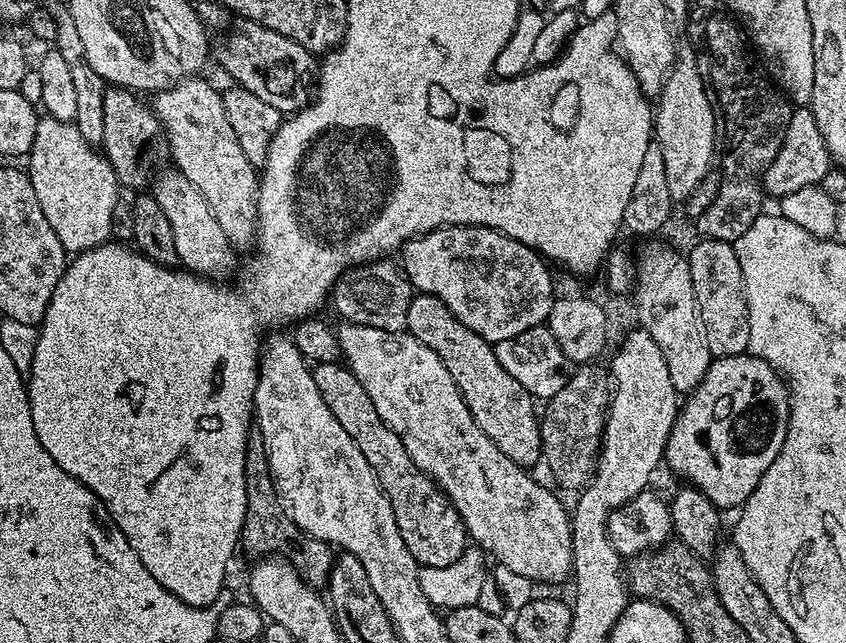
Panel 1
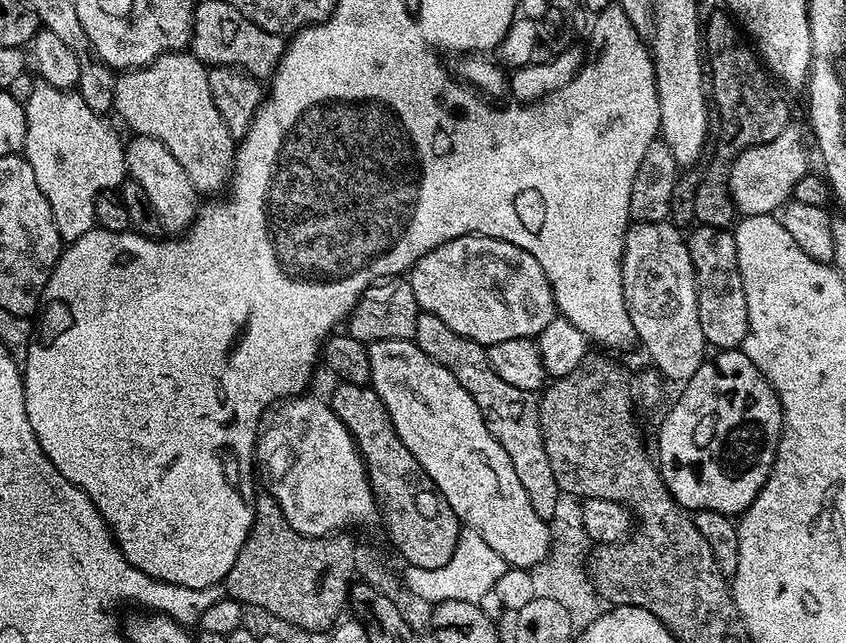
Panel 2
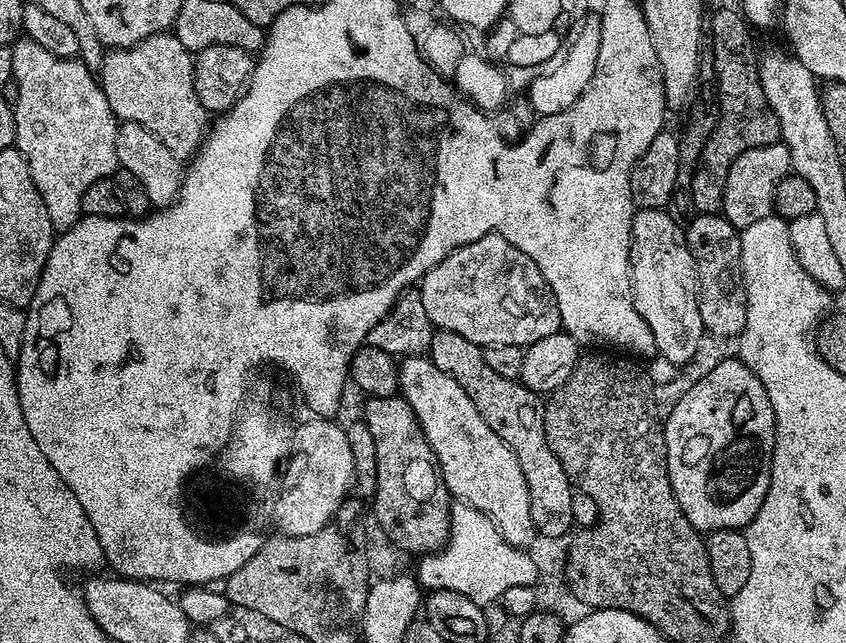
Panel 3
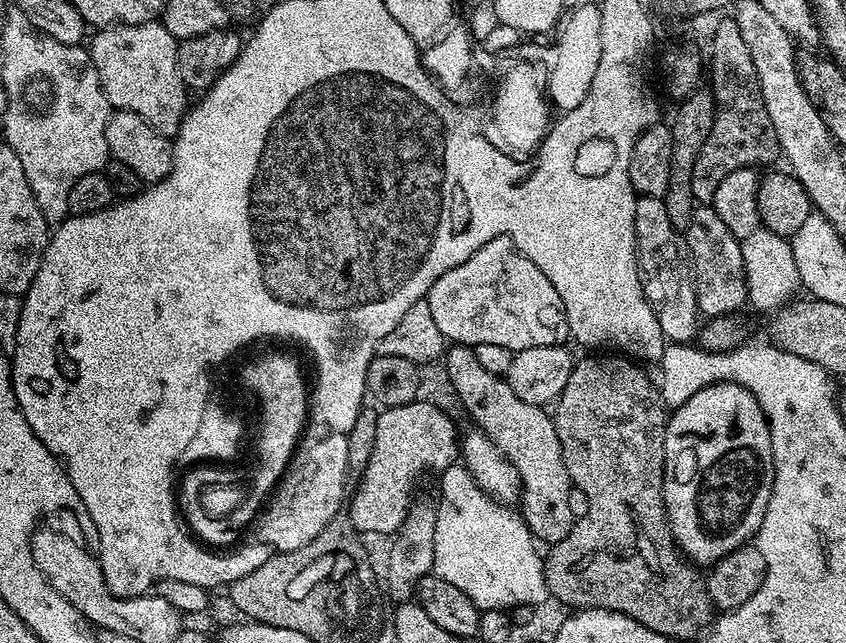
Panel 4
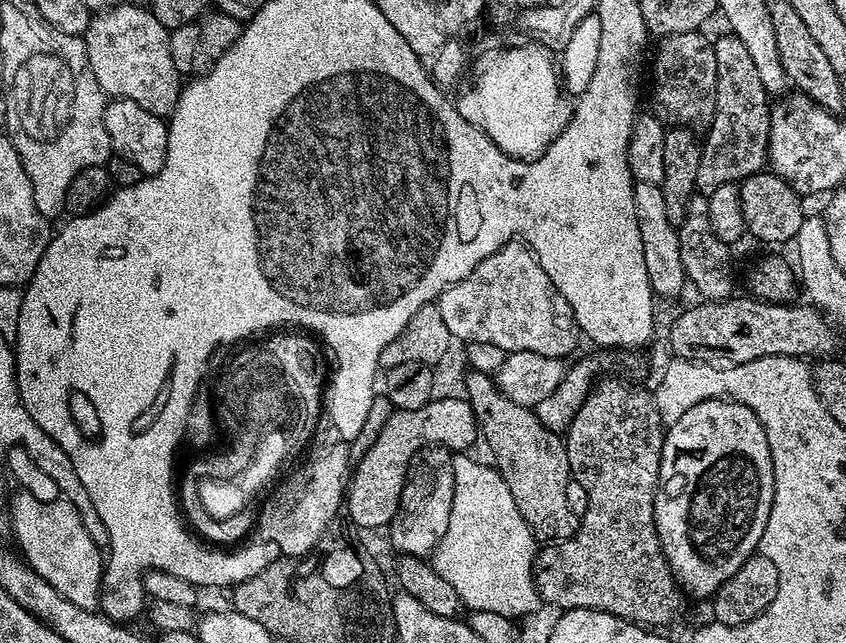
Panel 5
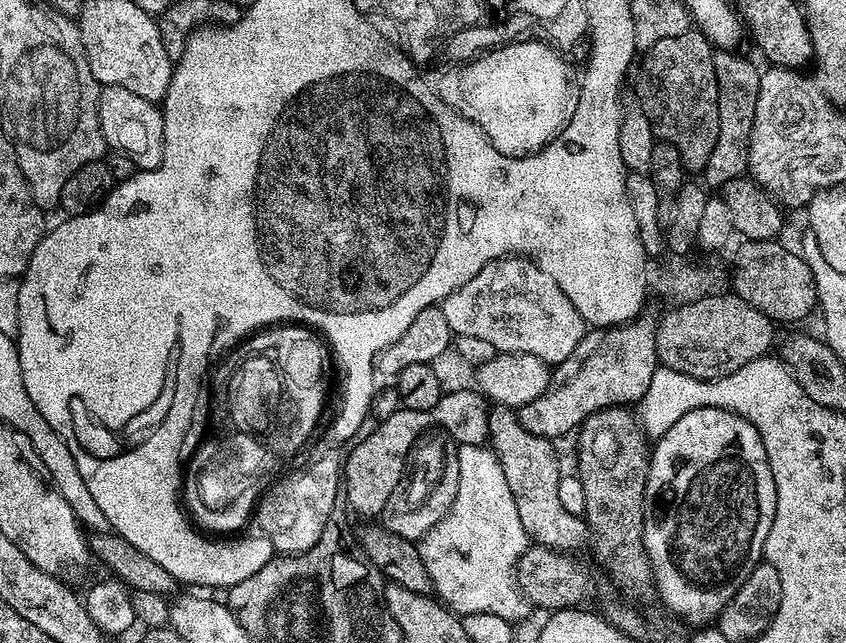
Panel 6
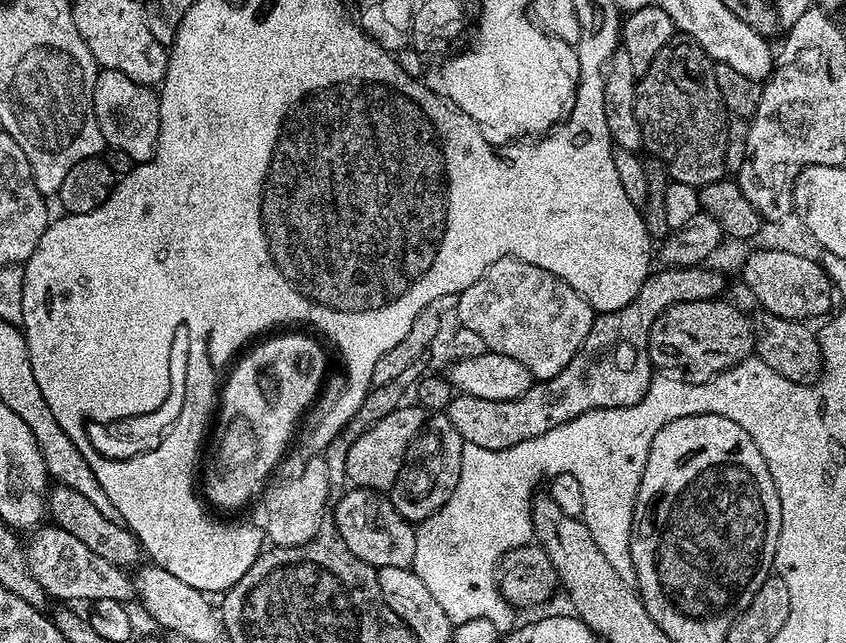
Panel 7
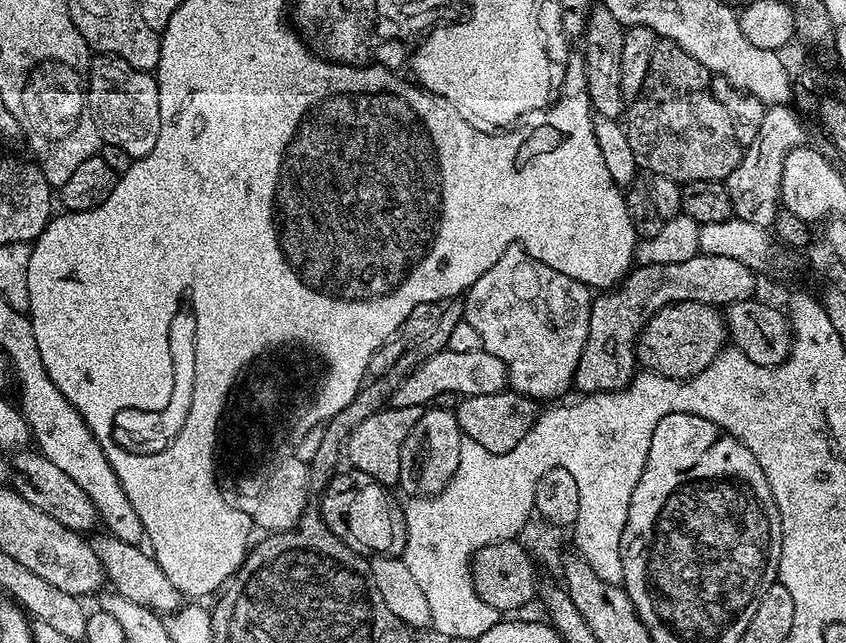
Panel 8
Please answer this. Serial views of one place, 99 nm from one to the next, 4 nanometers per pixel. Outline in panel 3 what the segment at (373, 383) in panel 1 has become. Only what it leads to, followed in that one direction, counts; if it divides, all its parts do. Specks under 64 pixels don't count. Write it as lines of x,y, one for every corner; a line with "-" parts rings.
427,355
403,357
398,365
399,395
404,397
410,410
414,410
426,442
430,442
432,453
436,455
436,464
440,468
440,479
447,486
449,497
486,514
495,522
507,544
527,549
538,533
530,518
530,494
526,478
510,446
506,446
506,442
502,442
502,438
498,438
498,434
494,434
494,430
486,426
486,418
482,418
478,406
474,406
470,394
466,394
466,390
462,390
462,386
458,386
458,382
450,378
446,370
438,370
438,366
434,366
434,362

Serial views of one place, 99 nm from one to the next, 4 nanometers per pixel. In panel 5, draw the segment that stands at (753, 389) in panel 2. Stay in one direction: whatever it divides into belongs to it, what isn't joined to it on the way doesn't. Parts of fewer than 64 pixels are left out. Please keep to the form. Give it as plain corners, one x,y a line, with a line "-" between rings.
707,400
706,402
698,402
698,406
690,406
690,410
686,410
686,414
682,414
682,418
678,418
678,422
667,425
662,446
662,458
660,459
660,487
654,502
654,522
664,556
668,559
673,574
676,575
676,583
689,597
705,596
705,598
711,598
715,596
716,591
754,555
760,547
762,530
766,530
766,518
770,518
770,506
773,498
774,470
770,458
770,446
766,442
766,430
762,430
762,422
758,422
754,410
738,403
737,400

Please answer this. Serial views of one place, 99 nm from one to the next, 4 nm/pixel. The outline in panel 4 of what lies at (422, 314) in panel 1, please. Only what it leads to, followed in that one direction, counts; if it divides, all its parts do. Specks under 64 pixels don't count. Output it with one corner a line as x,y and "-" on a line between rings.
452,344
443,357
443,364
461,406
476,423
473,425
484,432
486,438
490,438
490,442
494,442
494,446
498,446
501,454
514,466
520,479
518,504
524,507
522,519
533,537
544,546
562,542
562,538
570,534
574,523
568,504
574,485
562,458
555,419
549,413
547,416
541,405
522,402
522,398
510,390
505,377
489,374
478,363
476,353
469,345

